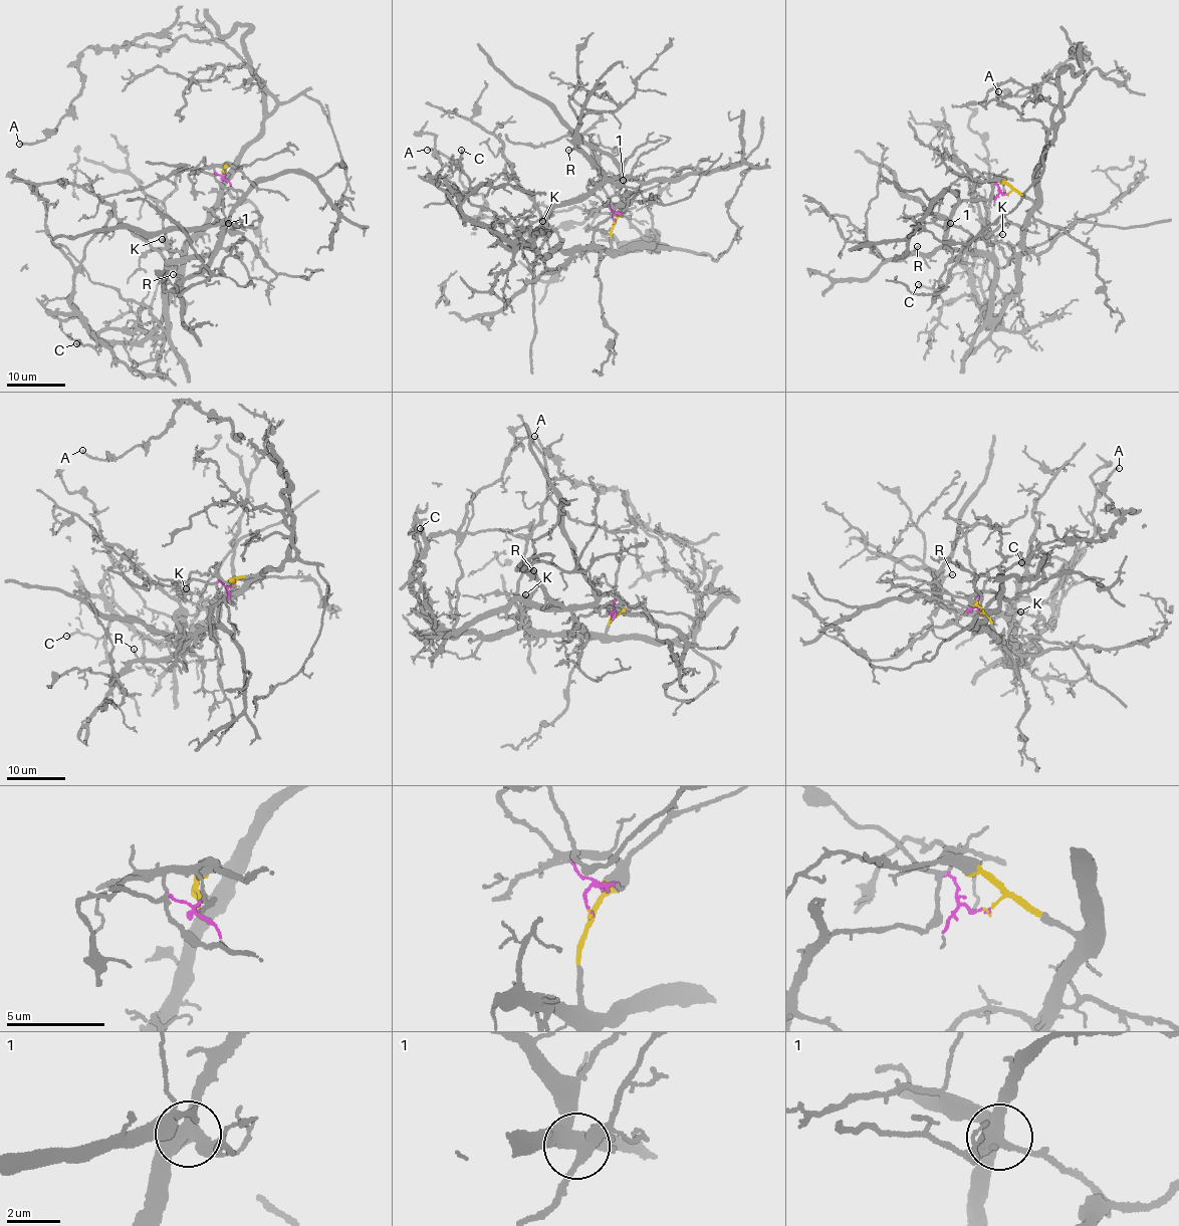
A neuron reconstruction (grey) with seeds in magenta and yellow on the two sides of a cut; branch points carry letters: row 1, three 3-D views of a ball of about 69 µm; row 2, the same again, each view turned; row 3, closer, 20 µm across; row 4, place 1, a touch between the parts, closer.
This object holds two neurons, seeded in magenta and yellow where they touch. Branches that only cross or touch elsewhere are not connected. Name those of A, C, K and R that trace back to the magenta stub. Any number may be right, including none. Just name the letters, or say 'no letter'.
K, R

